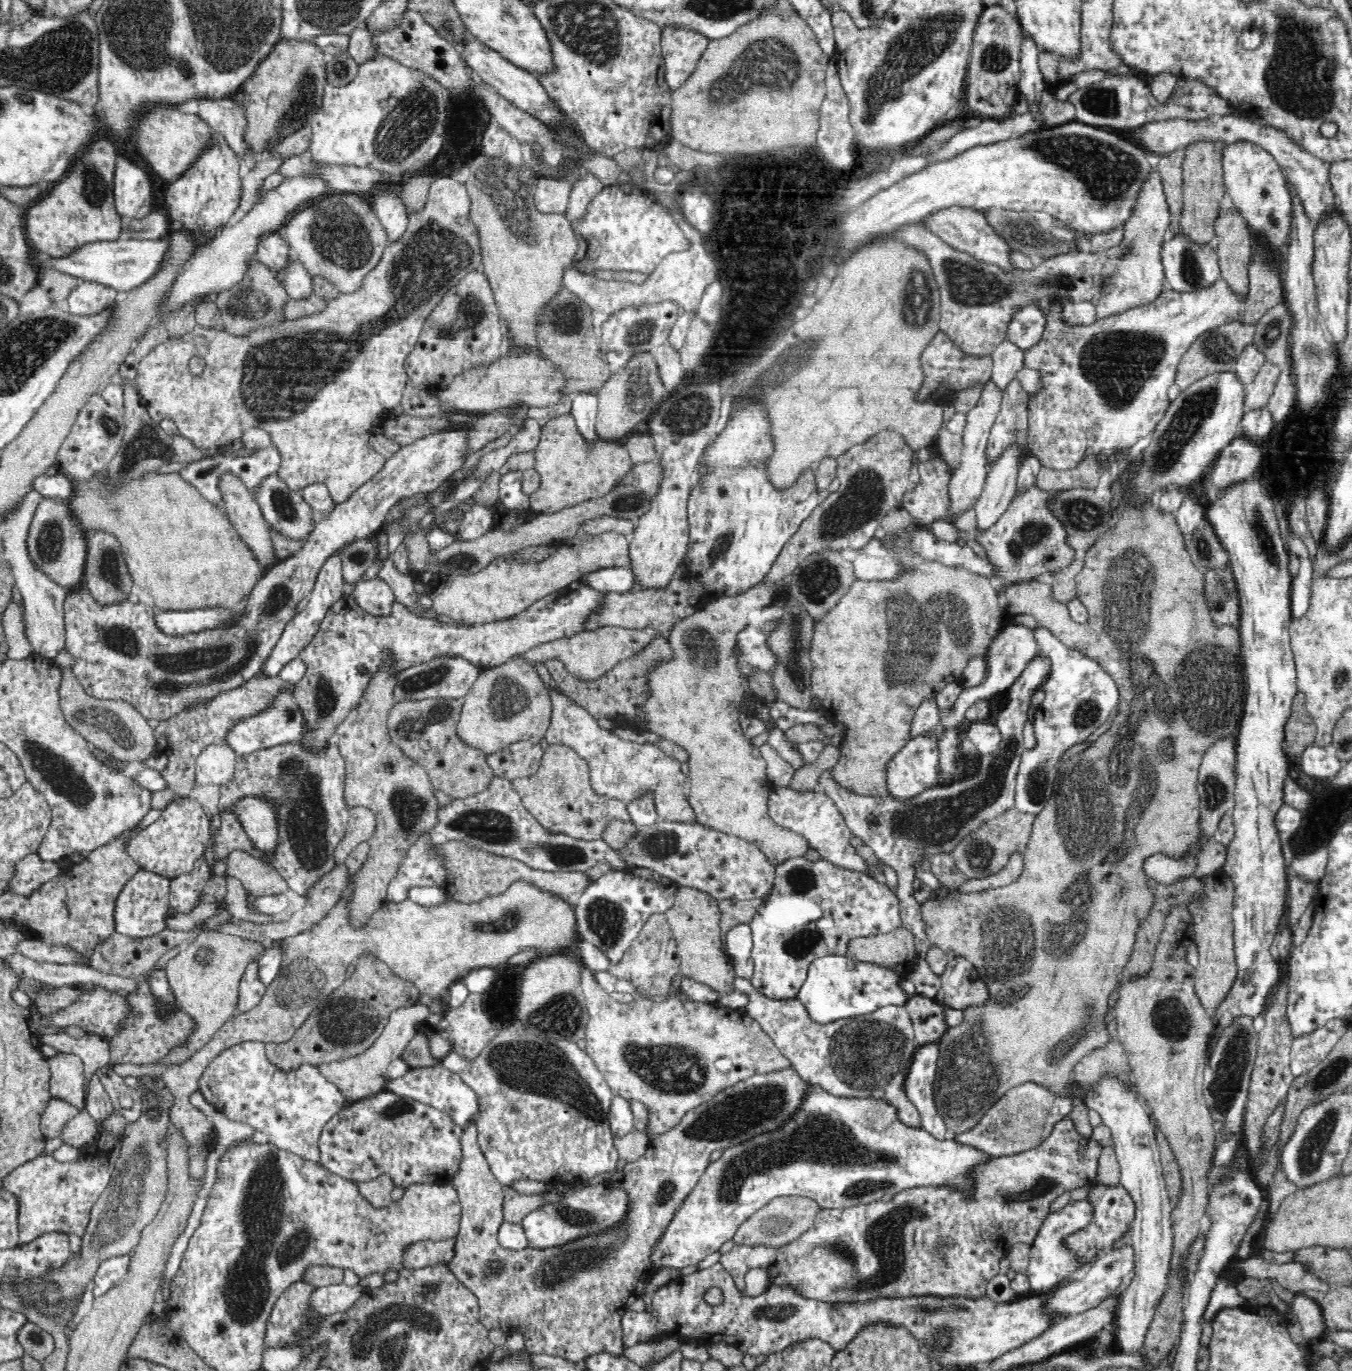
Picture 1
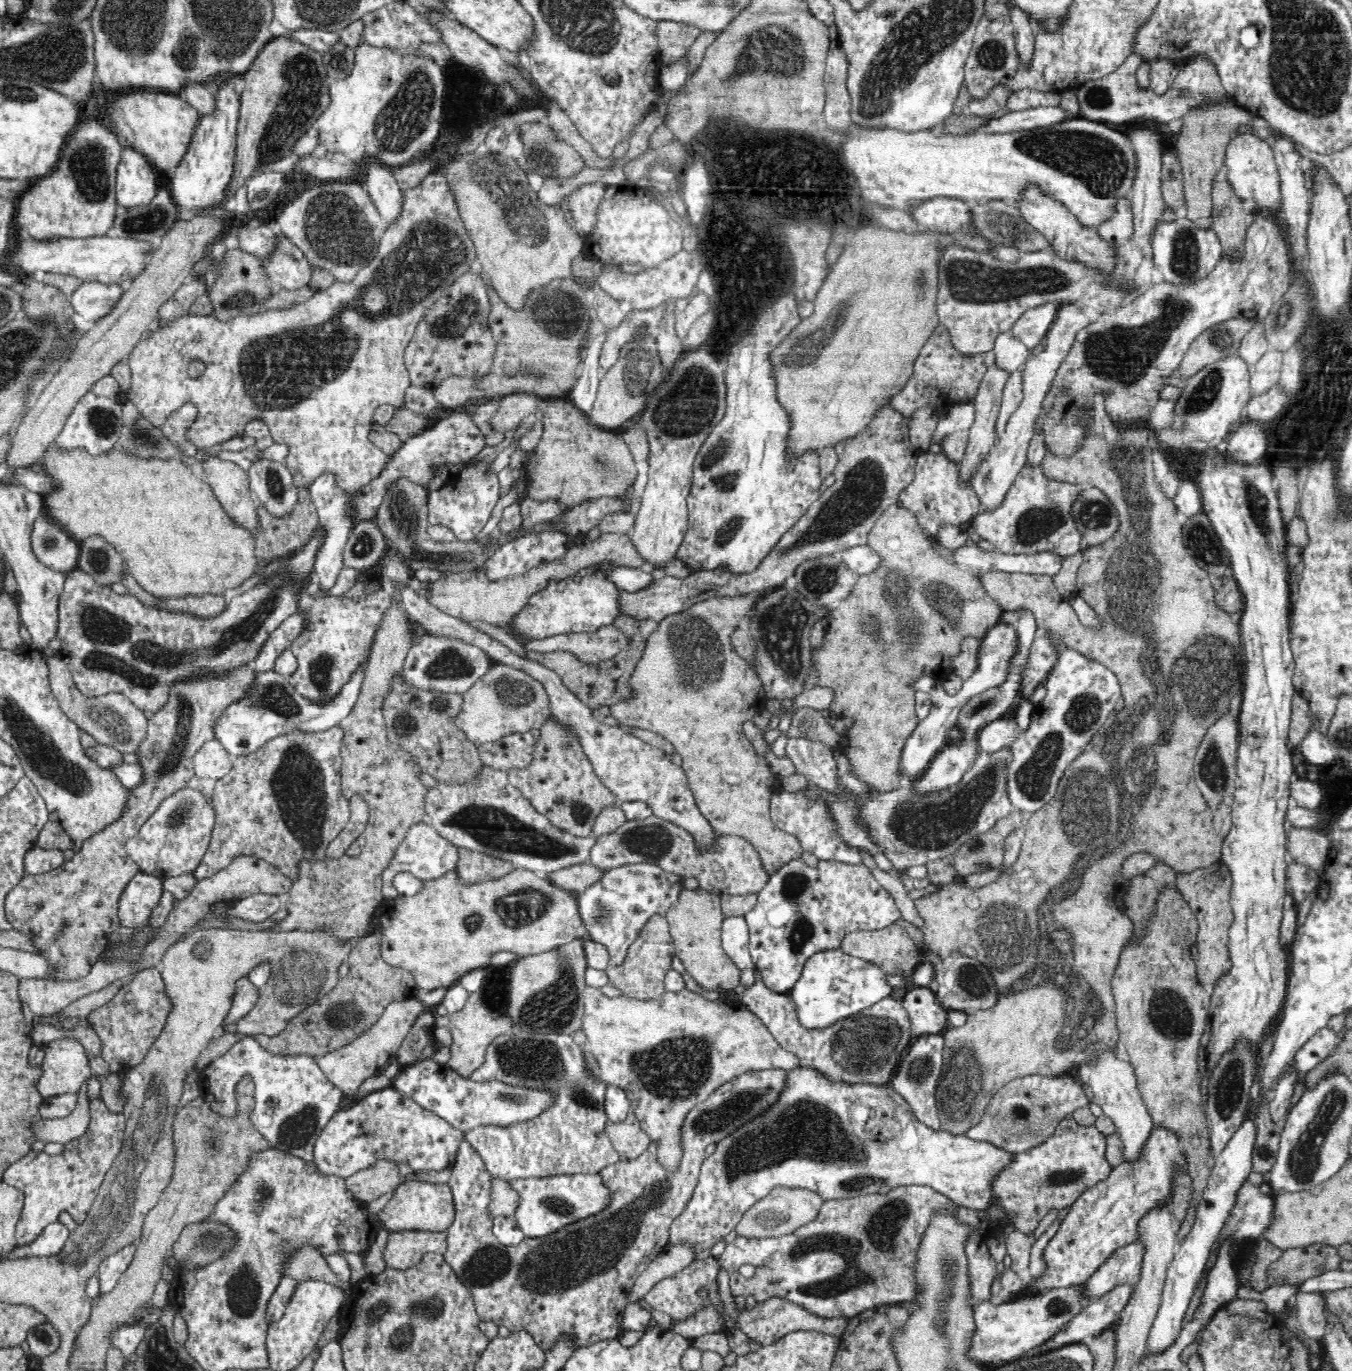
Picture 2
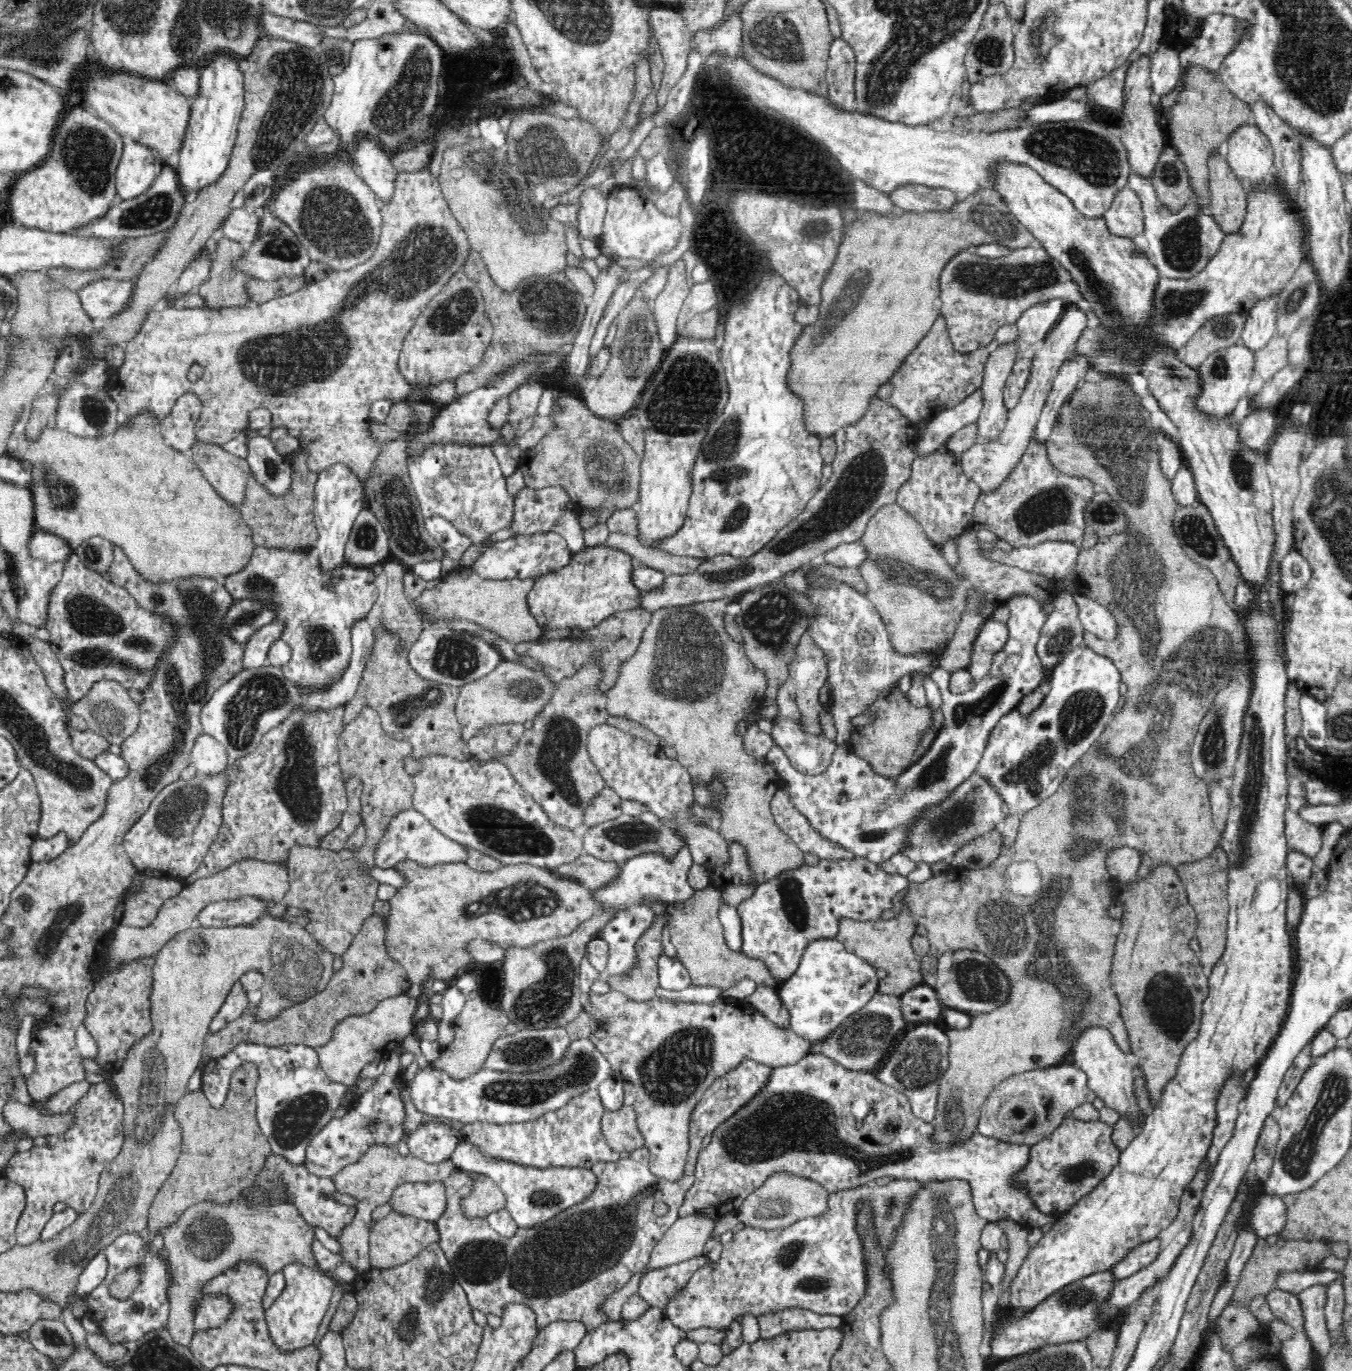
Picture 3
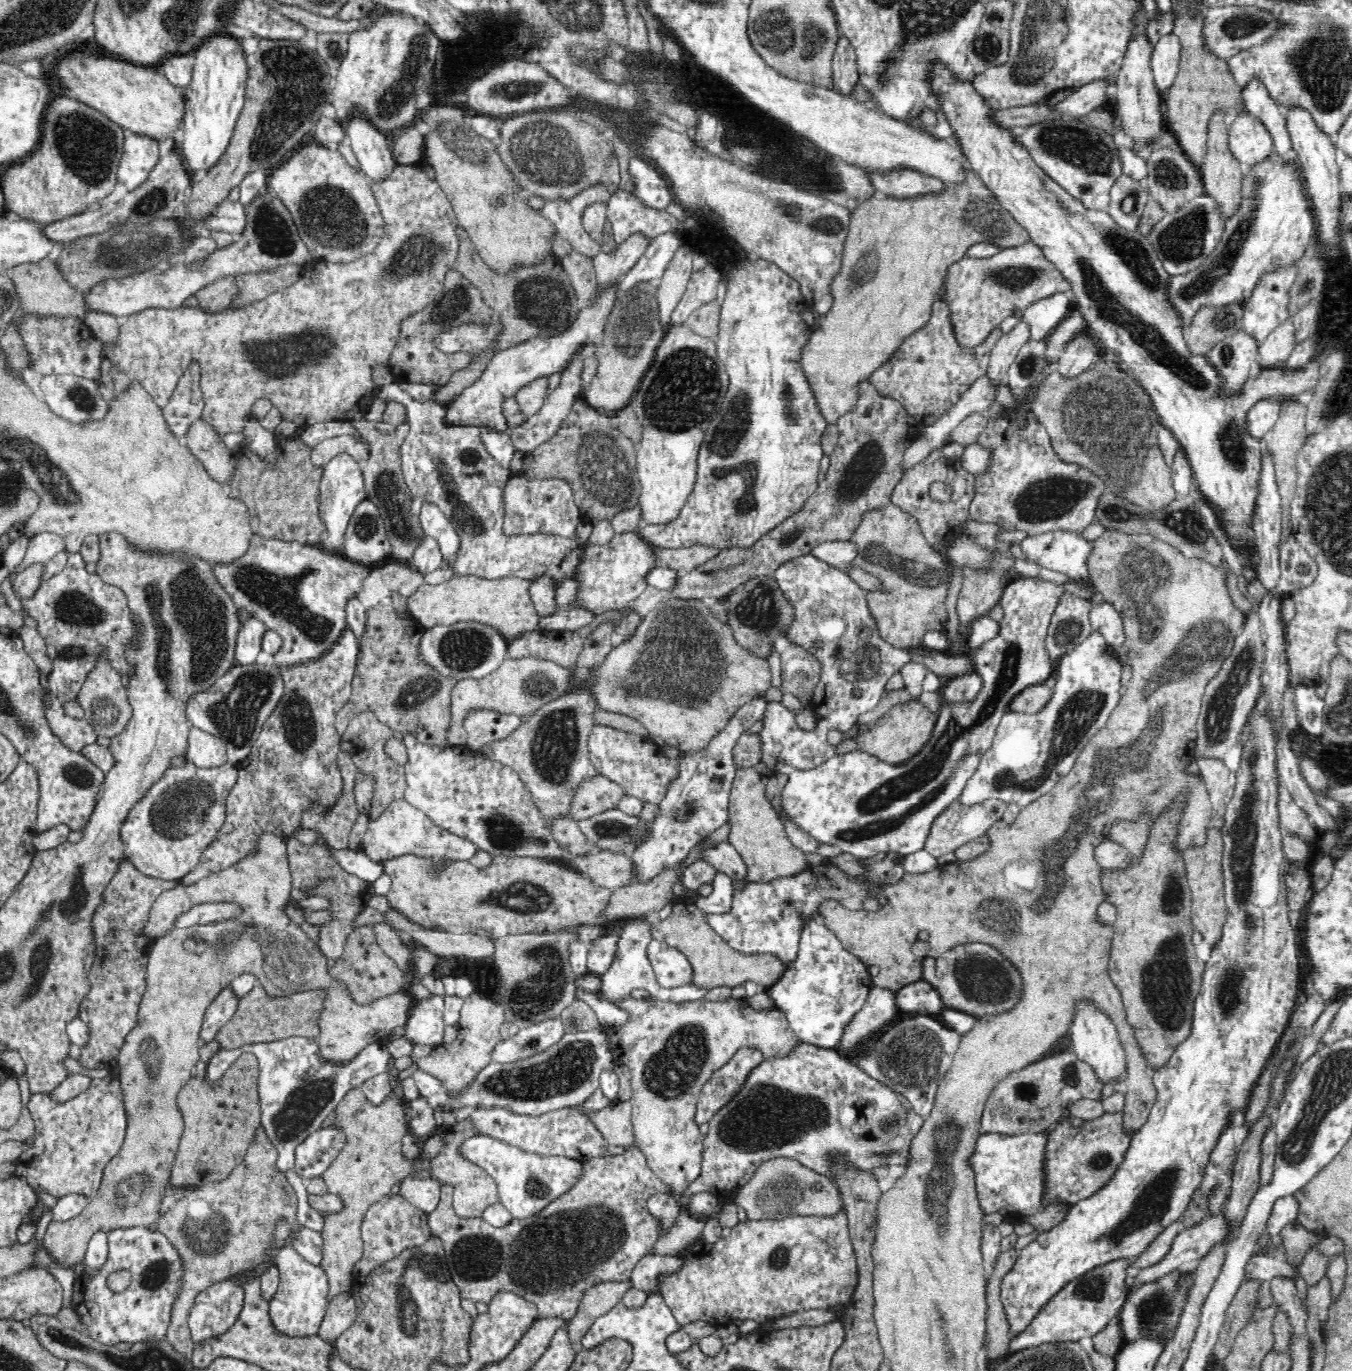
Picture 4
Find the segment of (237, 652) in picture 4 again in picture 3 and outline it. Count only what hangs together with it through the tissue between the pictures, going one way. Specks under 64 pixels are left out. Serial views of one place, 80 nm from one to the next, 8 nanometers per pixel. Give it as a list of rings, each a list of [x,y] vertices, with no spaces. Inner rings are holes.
[[[274,621],[272,624],[260,626],[252,634],[252,638],[241,647],[244,668],[260,668],[260,666],[264,666],[270,646],[281,636],[282,622]]]

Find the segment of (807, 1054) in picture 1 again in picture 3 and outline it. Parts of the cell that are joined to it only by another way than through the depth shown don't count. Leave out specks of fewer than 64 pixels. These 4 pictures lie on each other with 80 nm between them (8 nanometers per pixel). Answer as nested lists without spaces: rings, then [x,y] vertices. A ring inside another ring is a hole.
[[[757,985],[755,991],[746,999],[758,1012],[773,1020],[774,1024],[791,1029],[788,1009],[782,1005],[776,987]],[[876,992],[857,1013],[854,1013],[848,1020],[844,1021],[837,1029],[834,1029],[825,1041],[821,1043],[810,1043],[807,1053],[826,1054],[838,1064],[845,1065],[846,1068],[858,1072],[868,1072],[874,1075],[876,1069],[887,1057],[888,1050],[892,1048],[892,1043],[898,1040],[898,1036],[905,1031],[908,1026],[900,1008],[900,999],[891,994]]]

